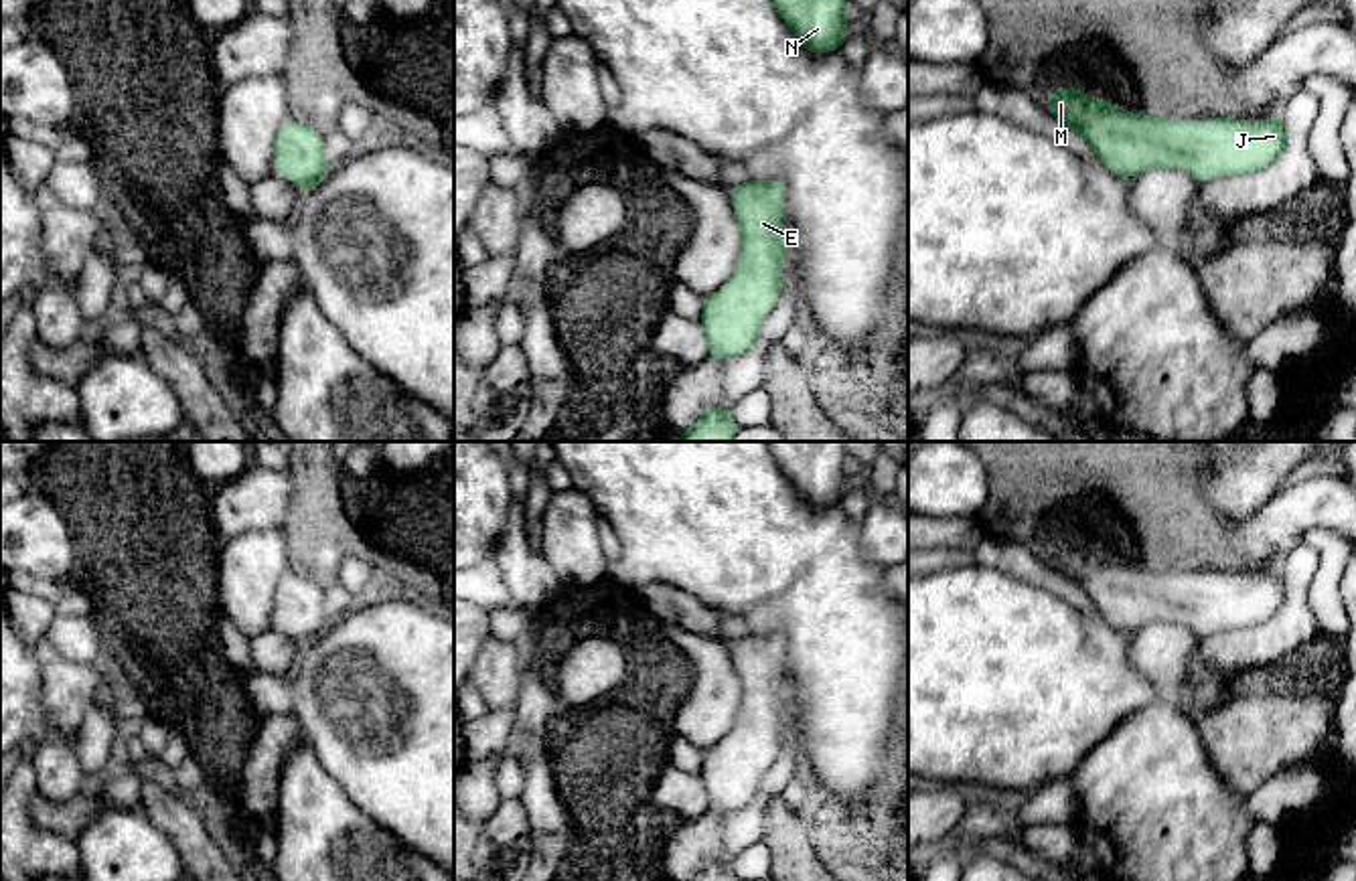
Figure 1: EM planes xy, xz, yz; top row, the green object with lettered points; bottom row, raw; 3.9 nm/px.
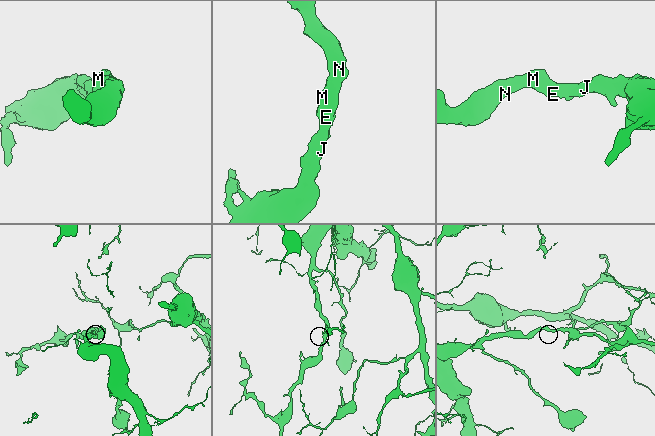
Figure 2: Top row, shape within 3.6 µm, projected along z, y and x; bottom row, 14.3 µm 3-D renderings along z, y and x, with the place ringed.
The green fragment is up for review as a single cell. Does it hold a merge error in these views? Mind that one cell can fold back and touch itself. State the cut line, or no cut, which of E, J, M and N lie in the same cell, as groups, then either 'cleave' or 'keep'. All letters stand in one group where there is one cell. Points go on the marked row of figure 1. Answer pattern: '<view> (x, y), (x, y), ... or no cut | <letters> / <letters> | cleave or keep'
no cut | E J M N | keep

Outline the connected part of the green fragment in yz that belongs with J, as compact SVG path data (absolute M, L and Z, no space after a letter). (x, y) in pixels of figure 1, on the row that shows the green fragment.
M1058 85L1044 105L1086 140L1105 168L1125 178L1133 178L1151 166L1170 166L1186 170L1196 184L1202 184L1210 174L1228 178L1257 172L1289 146L1285 115L1273 119L1212 117L1200 124L1194 119L1145 117L1113 107L1109 99L1095 99L1086 91L1064 85Z

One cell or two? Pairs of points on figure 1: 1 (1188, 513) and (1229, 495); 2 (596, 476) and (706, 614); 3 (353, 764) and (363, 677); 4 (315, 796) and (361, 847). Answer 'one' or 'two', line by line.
1: two
2: two
3: one
4: one

